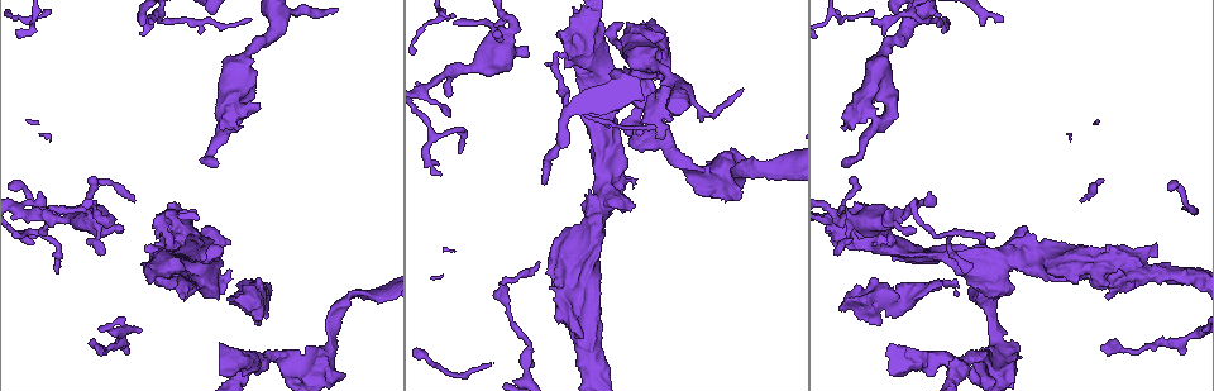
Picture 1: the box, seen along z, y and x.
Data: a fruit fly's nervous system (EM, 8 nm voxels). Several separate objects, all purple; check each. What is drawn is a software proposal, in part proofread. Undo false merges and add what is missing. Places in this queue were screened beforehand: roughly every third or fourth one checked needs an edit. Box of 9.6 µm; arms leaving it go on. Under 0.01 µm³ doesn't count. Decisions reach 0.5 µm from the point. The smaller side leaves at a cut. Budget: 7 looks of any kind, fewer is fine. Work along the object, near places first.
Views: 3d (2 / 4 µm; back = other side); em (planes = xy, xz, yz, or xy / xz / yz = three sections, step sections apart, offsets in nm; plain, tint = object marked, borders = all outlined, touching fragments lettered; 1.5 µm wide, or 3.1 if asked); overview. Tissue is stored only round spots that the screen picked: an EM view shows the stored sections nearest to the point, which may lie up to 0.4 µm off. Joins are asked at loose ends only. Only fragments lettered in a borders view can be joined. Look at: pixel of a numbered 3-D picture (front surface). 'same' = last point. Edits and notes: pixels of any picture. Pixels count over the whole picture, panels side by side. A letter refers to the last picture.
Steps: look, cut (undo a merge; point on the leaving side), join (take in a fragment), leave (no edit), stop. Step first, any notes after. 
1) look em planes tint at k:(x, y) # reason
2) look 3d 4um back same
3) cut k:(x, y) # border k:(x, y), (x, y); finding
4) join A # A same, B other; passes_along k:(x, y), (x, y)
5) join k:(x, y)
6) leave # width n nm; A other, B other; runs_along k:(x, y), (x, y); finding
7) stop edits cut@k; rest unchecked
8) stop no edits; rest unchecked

look 3d 4um at 1:(626, 67) # stops while still wide

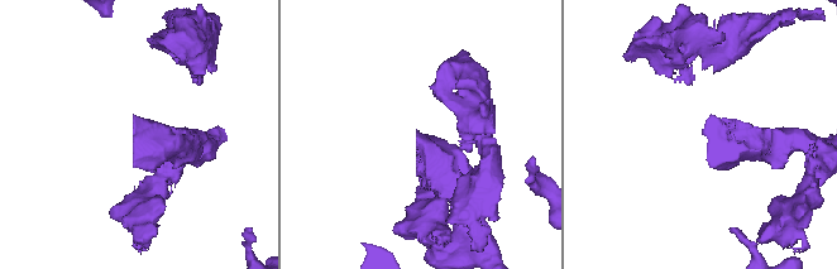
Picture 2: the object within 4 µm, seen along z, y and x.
look em planes tint at 2:(707, 124)

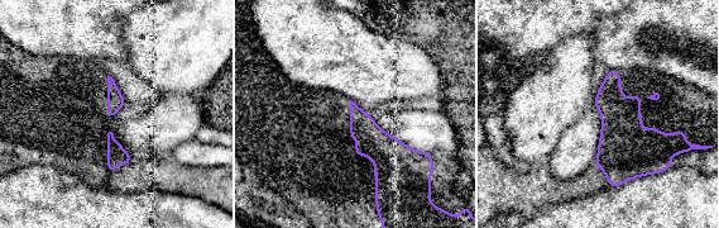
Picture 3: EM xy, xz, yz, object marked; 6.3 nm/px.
look em planes borders same # what lies round it

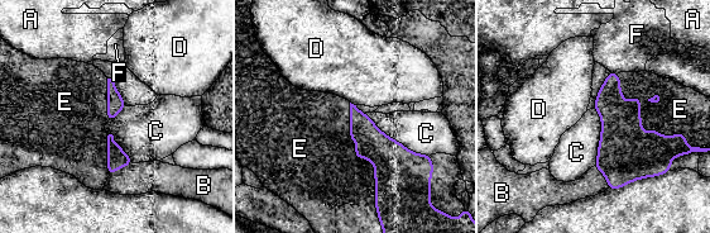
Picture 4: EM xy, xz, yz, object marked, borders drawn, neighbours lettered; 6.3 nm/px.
join E # A other, B other, C other, D other, E same, F other; passes_along 4:(622, 138), (641, 104), (680, 108); the neuron continues

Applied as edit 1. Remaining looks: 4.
look 3d 4um at 1:(321, 357) # calibre changes

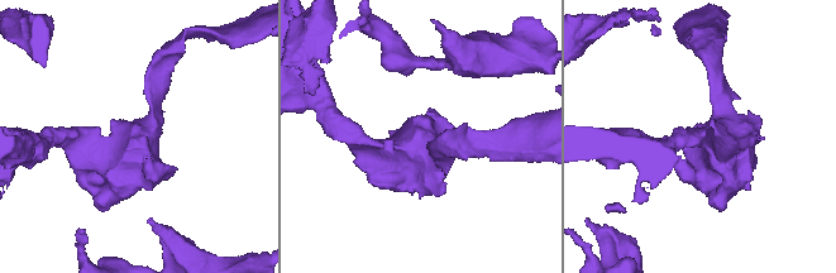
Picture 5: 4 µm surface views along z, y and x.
look em xz step 8 tint at 5:(425, 154)

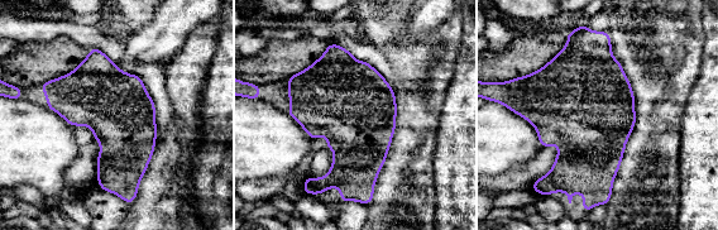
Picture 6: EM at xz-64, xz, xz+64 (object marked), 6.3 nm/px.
look em planes borders same

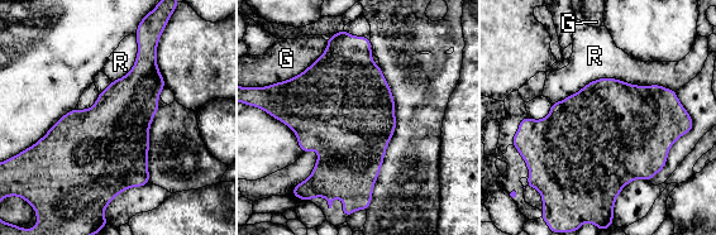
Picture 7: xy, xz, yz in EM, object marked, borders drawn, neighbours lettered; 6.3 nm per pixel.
leave # width 500 nm; G other, R other; border 7:(674, 90), (596, 78), (552, 104); one neuron here

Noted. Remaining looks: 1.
stop edits join@4; rest unchecked

